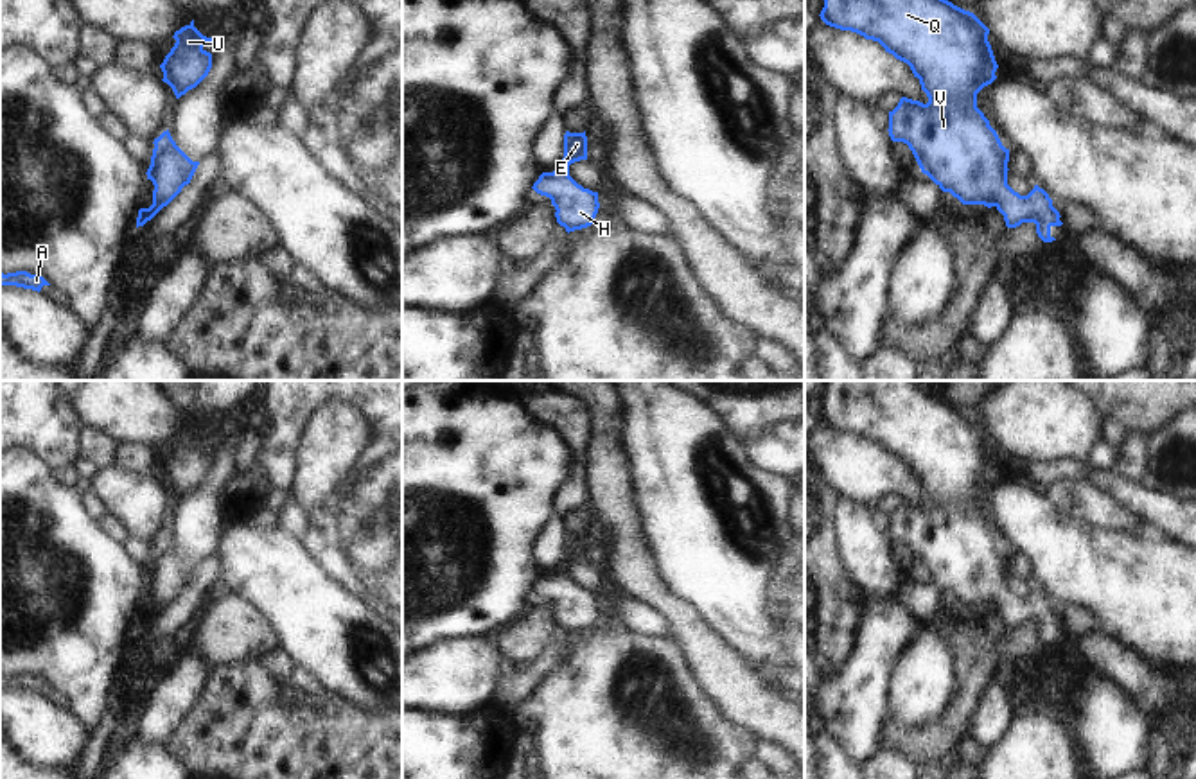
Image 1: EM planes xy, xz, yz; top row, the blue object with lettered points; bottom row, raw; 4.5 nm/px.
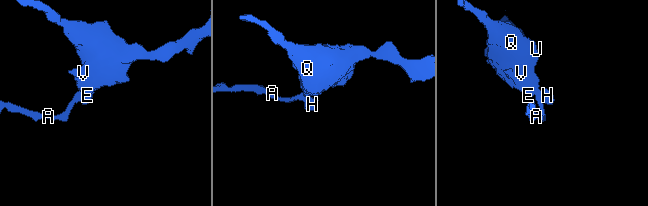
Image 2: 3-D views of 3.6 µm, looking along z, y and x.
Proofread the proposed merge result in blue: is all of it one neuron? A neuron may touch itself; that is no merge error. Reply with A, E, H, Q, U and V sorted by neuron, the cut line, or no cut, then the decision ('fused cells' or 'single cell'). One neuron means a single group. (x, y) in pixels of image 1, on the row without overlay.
groups A E H Q U V; cut none; single cell

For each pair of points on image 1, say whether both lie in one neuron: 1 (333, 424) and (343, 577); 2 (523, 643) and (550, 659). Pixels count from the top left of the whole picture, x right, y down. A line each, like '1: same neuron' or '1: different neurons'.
1: different neurons
2: different neurons

